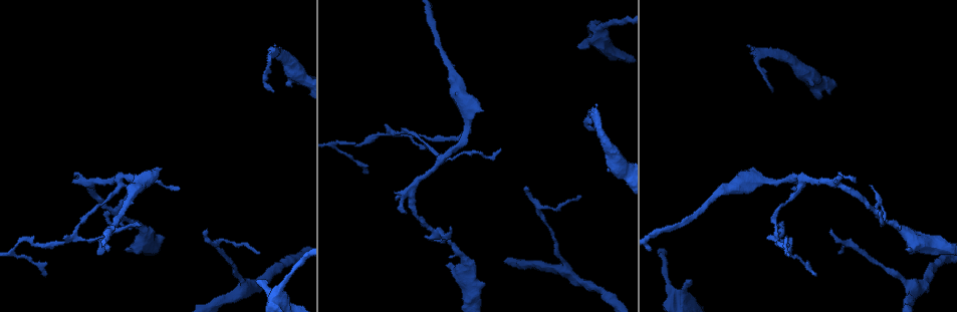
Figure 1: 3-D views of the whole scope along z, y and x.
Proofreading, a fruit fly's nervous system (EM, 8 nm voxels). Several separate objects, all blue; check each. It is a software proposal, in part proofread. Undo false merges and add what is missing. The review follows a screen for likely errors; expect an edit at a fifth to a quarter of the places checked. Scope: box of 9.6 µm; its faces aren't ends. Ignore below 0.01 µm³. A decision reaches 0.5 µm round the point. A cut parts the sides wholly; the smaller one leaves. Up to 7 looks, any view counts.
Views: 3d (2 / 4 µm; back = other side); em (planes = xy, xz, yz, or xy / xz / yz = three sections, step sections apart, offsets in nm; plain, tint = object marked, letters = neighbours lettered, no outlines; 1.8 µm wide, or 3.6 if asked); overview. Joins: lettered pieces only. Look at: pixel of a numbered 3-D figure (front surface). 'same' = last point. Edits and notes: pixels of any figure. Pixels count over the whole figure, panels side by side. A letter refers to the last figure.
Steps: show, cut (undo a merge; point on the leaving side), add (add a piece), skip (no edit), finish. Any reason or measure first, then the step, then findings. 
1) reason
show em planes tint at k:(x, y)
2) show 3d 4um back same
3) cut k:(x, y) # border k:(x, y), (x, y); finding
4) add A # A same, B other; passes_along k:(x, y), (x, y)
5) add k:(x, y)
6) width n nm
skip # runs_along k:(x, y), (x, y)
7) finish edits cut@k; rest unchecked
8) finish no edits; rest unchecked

arms part here
show 3d 4um at 1:(877, 214)

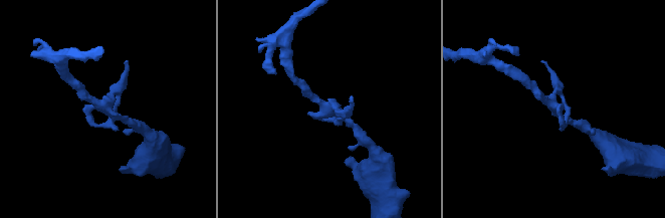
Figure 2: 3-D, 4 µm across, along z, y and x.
show em xz step 16 letters at 2:(553, 106)

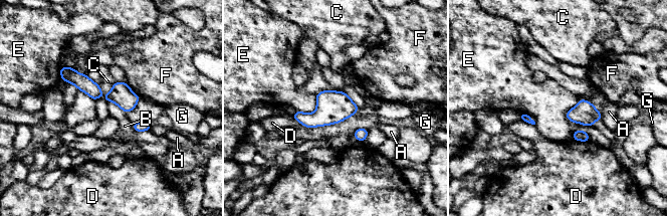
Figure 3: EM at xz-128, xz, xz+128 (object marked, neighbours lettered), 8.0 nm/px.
longest_contact E 220 nm
skip # A other, B other, C other, D other, E other, F other, G other; runs_along 3:(62, 72), (104, 96), (136, 98); continuous, no second neuron

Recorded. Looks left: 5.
show 3d 2um back at 1:(74, 233)

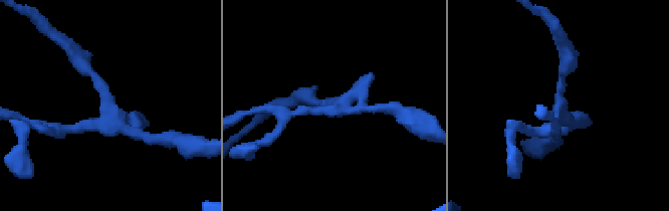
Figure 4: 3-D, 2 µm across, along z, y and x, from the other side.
shape alone is not enough
show em xz step 4 letters at 4:(337, 103)

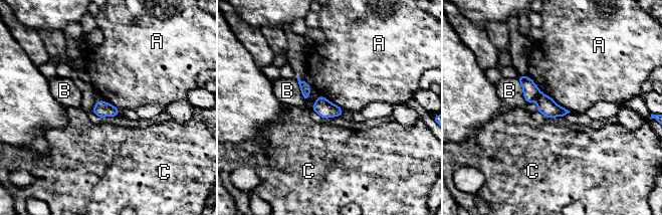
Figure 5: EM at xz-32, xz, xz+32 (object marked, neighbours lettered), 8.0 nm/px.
cut 5:(530, 91) # A other, B other, C other; border 5:(540, 92), (534, 100); a second neuron is stuck on

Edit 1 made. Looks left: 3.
show overview

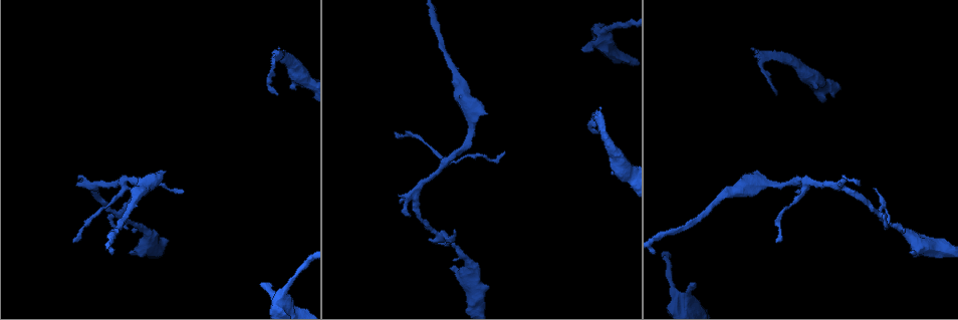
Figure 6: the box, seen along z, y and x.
sharp bend
show 3d 2um at 6:(809, 179)

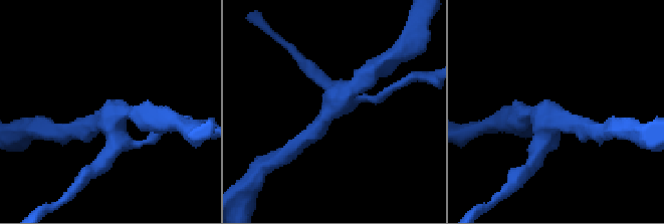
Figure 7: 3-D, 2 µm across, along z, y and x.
arms 3
show em planes letters at 7:(551, 117)

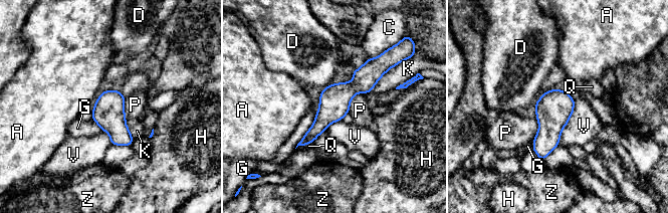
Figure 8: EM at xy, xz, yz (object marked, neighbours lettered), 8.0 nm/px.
skip # A other, C other, D other, G other, H other, K other, P other, Q other, V other, Z other; continuous, no second neuron

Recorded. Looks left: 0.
finish edits cut@5; rest unchecked

